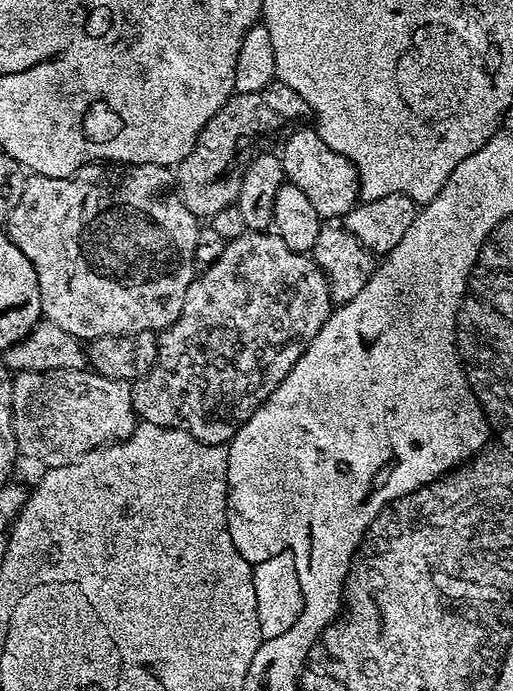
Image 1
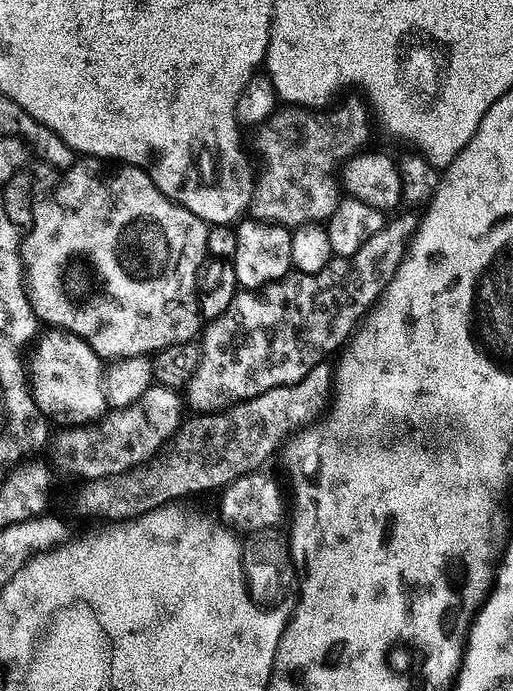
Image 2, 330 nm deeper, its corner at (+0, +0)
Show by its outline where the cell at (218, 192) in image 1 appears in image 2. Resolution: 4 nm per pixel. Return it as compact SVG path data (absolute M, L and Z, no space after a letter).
M359 95L356 96L348 96L337 108L329 107L327 110L312 111L299 106L284 106L255 129L256 148L264 159L264 174L259 175L256 190L252 193L251 219L295 226L305 222L327 222L330 214L334 214L342 199L342 180L338 173L352 156L359 155L369 147L368 135L372 132L373 117L369 105Z

